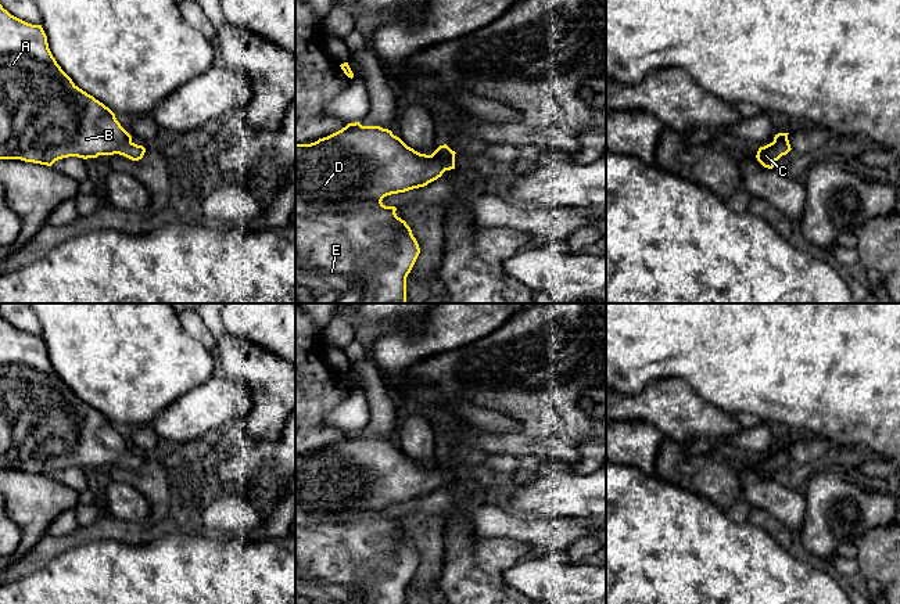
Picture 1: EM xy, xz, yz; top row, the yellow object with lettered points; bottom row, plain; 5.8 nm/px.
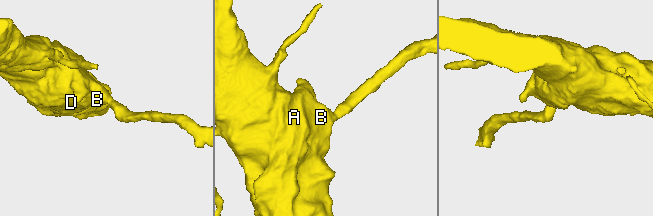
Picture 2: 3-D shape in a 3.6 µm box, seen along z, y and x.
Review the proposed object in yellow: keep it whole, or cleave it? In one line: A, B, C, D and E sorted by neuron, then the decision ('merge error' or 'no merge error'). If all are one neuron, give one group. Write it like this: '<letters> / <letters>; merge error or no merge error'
A B C D E; no merge error

